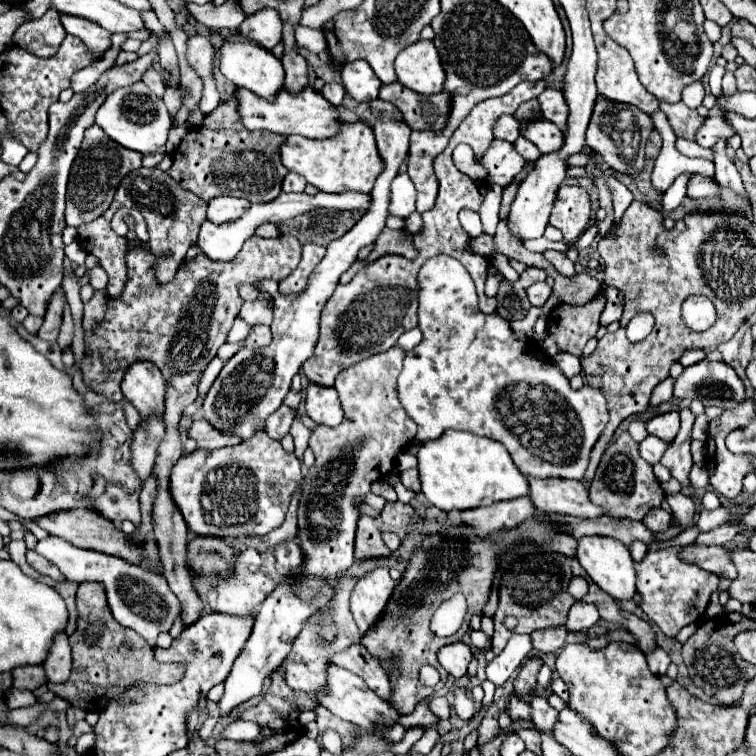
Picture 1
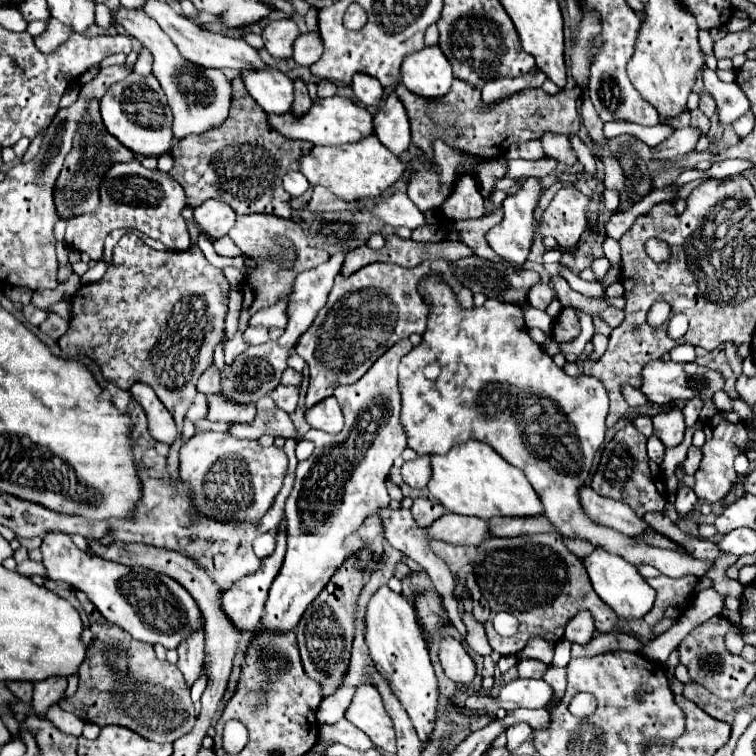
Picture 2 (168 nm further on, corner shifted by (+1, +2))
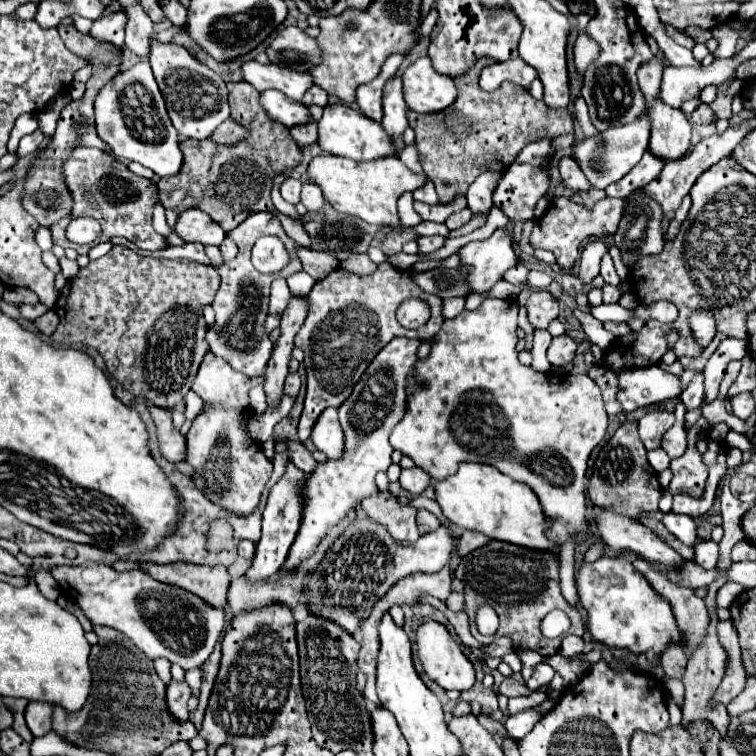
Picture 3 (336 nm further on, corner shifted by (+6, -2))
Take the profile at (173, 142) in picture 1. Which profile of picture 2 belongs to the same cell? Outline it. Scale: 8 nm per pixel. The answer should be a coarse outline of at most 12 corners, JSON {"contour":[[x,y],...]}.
{"contour":[[145,11],[115,21],[155,57],[175,139],[223,125],[231,83],[183,59]]}

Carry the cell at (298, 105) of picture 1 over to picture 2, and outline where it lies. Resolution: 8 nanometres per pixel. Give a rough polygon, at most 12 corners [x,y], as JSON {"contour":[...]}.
{"contour":[[345,97],[313,103],[271,125],[313,145],[359,143],[373,117]]}

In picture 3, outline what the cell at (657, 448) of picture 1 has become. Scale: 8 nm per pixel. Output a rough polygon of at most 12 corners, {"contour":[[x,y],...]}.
{"contour":[[660,447],[648,451],[656,473],[668,469],[670,457]]}

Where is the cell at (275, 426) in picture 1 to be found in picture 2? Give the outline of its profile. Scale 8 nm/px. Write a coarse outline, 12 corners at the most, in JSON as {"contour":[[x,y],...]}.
{"contour":[[279,385],[269,397],[285,413],[293,413],[299,387]]}

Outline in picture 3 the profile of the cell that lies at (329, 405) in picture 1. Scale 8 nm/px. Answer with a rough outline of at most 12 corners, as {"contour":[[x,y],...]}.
{"contour":[[334,407],[314,423],[310,441],[330,459],[342,455],[344,435]]}

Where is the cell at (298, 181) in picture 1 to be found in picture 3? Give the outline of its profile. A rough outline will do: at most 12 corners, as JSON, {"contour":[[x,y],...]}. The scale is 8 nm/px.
{"contour":[[288,177],[280,185],[282,199],[300,203],[302,183]]}

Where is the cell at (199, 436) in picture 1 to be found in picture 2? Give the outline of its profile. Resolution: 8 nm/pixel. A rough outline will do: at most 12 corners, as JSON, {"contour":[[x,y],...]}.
{"contour":[[269,397],[257,403],[253,423],[235,423],[239,439],[271,435],[301,441],[289,415]]}

